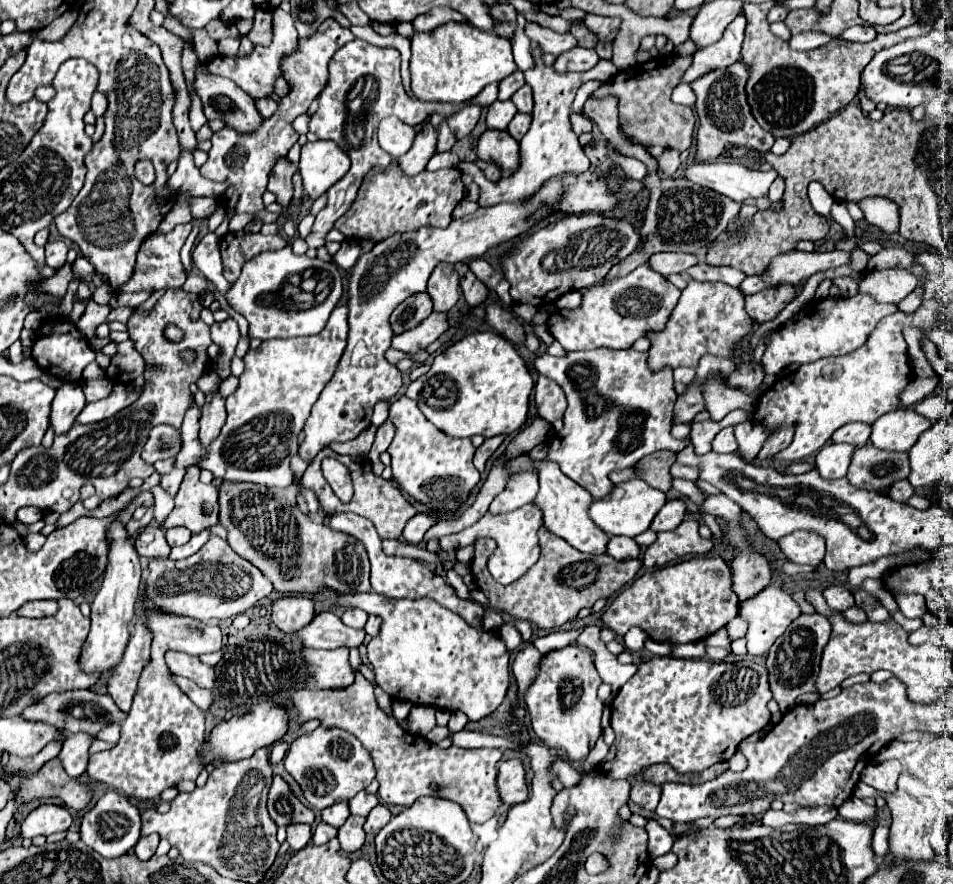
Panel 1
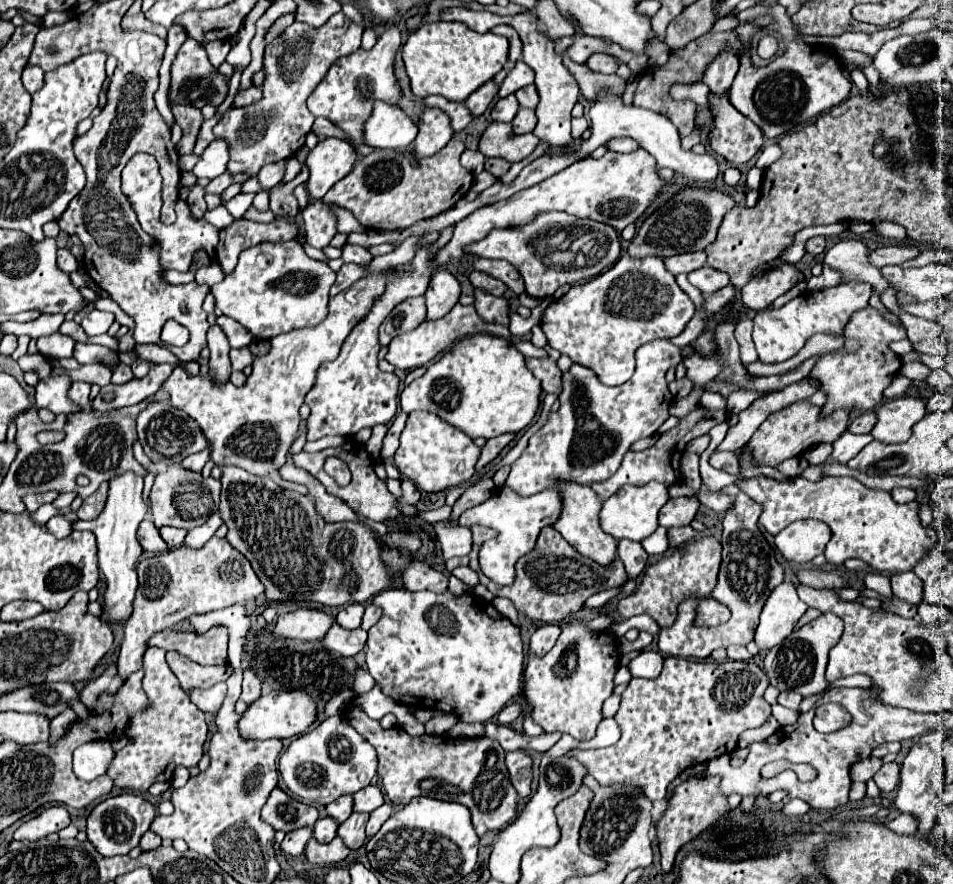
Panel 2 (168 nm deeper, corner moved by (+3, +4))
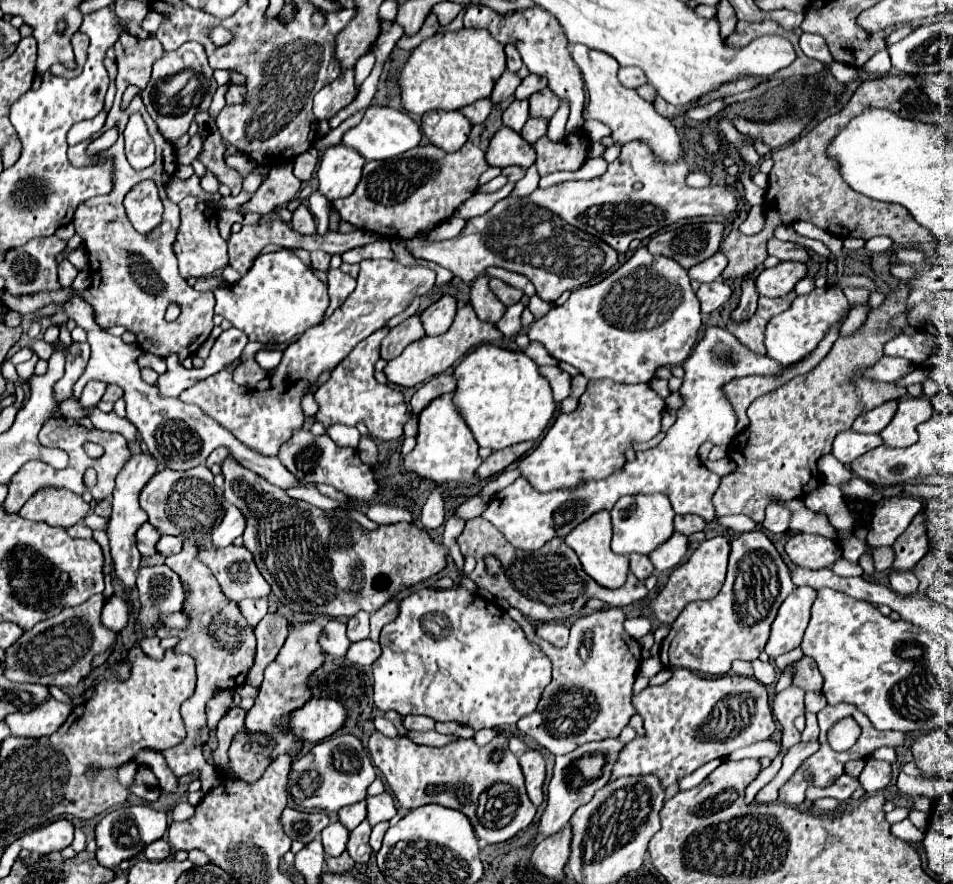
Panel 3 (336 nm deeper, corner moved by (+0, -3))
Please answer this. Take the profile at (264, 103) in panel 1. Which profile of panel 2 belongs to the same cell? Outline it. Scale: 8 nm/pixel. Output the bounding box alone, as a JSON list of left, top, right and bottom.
[235,86,263,106]

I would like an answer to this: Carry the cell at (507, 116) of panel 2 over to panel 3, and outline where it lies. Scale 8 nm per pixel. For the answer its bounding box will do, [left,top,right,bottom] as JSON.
[502,101,530,131]

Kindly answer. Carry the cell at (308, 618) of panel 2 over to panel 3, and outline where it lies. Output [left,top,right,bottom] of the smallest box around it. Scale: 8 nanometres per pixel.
[320,619,352,657]

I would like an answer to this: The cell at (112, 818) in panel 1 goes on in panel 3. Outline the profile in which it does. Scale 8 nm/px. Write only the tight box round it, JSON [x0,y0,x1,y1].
[96,805,168,867]

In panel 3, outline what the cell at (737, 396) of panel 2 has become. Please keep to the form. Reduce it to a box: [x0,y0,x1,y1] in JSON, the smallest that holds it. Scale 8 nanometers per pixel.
[712,285,910,523]

